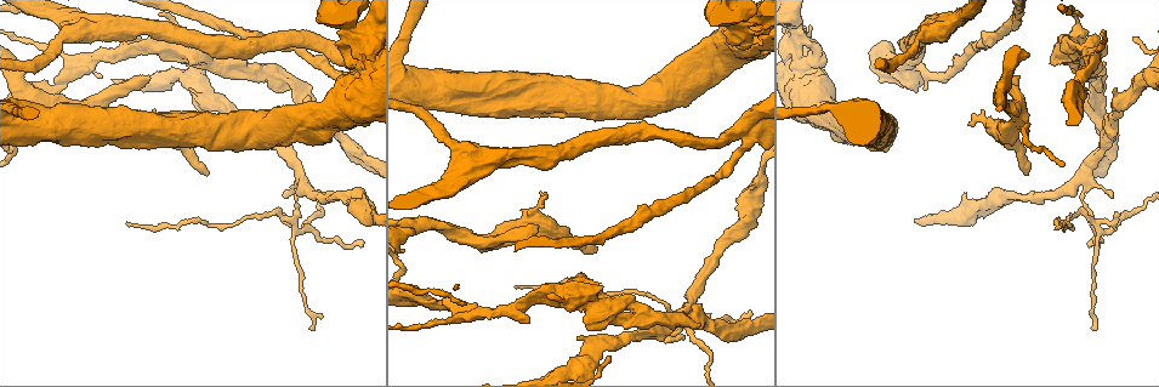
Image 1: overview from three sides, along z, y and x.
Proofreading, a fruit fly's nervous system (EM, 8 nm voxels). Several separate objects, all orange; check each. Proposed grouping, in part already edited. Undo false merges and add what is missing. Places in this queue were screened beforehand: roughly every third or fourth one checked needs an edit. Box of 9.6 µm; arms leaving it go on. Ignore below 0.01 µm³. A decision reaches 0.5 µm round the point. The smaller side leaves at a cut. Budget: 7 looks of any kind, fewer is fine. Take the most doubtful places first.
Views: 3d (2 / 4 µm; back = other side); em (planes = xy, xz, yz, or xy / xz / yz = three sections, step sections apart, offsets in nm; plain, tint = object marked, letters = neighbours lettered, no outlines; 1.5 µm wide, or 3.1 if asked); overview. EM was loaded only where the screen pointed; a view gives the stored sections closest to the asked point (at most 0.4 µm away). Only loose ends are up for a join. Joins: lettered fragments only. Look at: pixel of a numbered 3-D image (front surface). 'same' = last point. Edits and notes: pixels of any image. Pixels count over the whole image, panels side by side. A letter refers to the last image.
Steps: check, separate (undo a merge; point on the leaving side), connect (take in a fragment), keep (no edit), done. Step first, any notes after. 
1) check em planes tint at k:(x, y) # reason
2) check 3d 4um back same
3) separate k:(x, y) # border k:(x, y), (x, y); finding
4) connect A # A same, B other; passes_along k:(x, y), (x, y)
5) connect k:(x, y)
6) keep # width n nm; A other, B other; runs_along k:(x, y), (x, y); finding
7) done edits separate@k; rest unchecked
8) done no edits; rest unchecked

check em planes letters at 1:(597, 247) # an open end

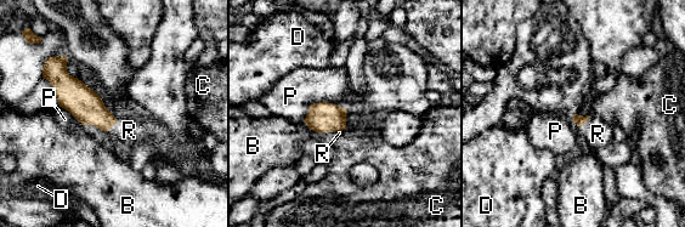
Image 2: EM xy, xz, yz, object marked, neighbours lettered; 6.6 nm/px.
connect R # B other, C other, D other, P other, R same; passes_along 2:(579, 120), (584, 123), (598, 134); the neuron continues

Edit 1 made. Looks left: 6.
check 3d 4um at 1:(297, 221) # narrows sharply

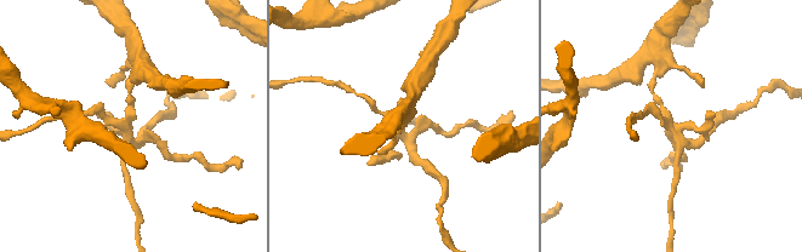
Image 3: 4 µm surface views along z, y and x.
check em xz step 4 letters at 3:(128, 129) # shape alone is not enough

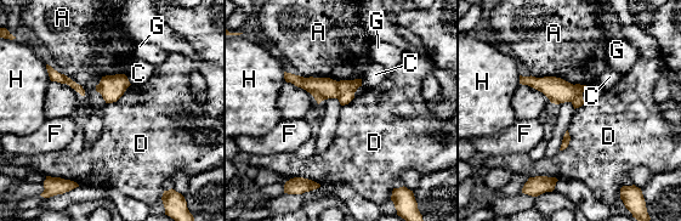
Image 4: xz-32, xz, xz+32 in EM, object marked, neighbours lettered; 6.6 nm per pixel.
check em planes letters same # another direction

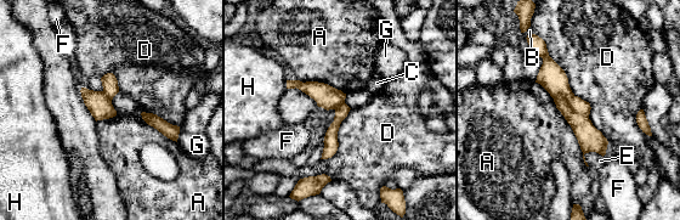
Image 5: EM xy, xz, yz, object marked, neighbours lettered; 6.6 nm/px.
separate 5:(588, 136) # A other, B other, C other, D other, E other, F other, G other, H other; border 5:(553, 97), (561, 95), (588, 117); two neurons meet here

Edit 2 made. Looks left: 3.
done edits connect@2, separate@5; rest unchecked

